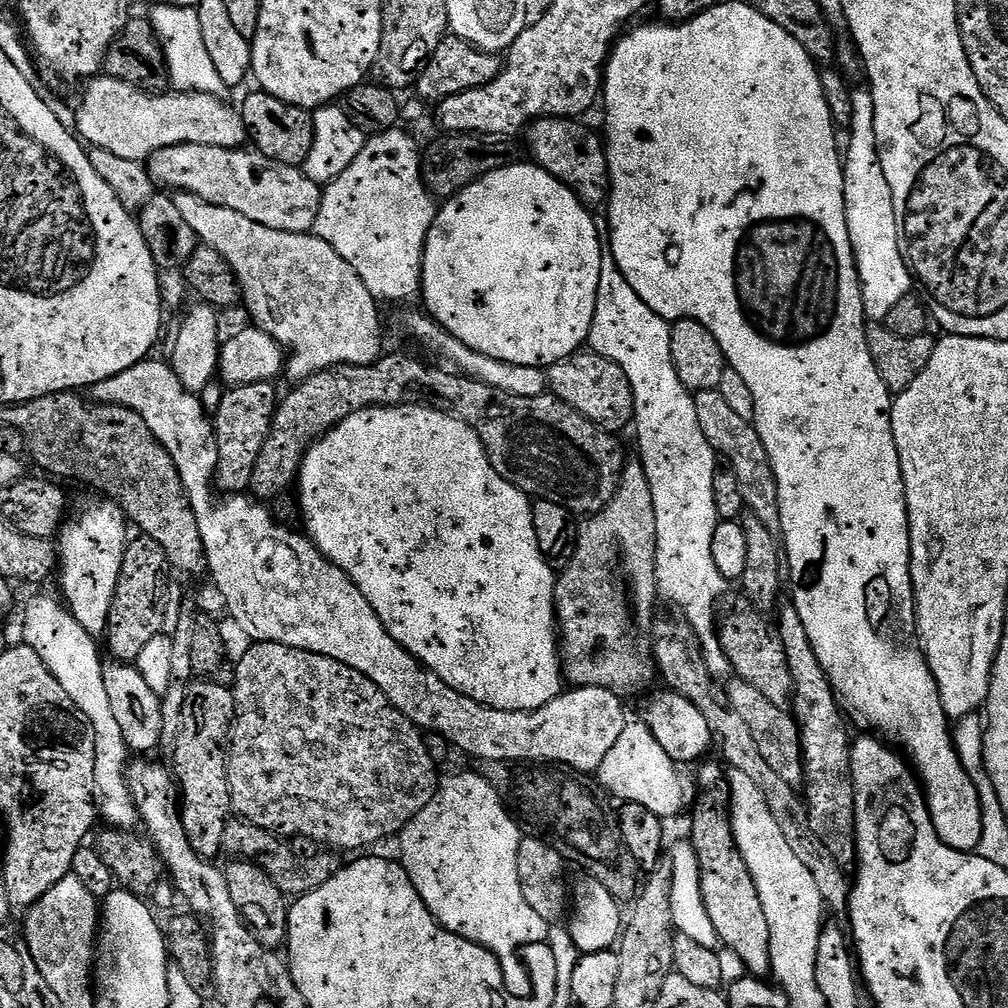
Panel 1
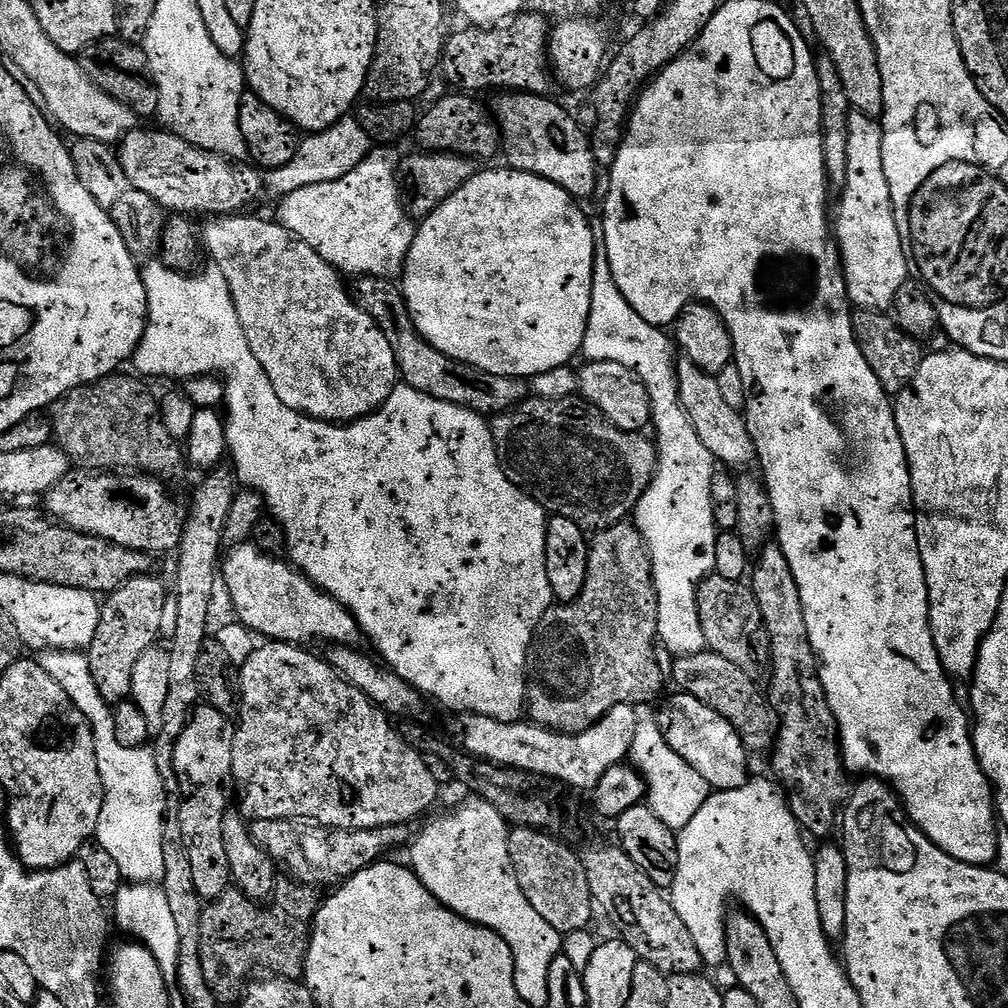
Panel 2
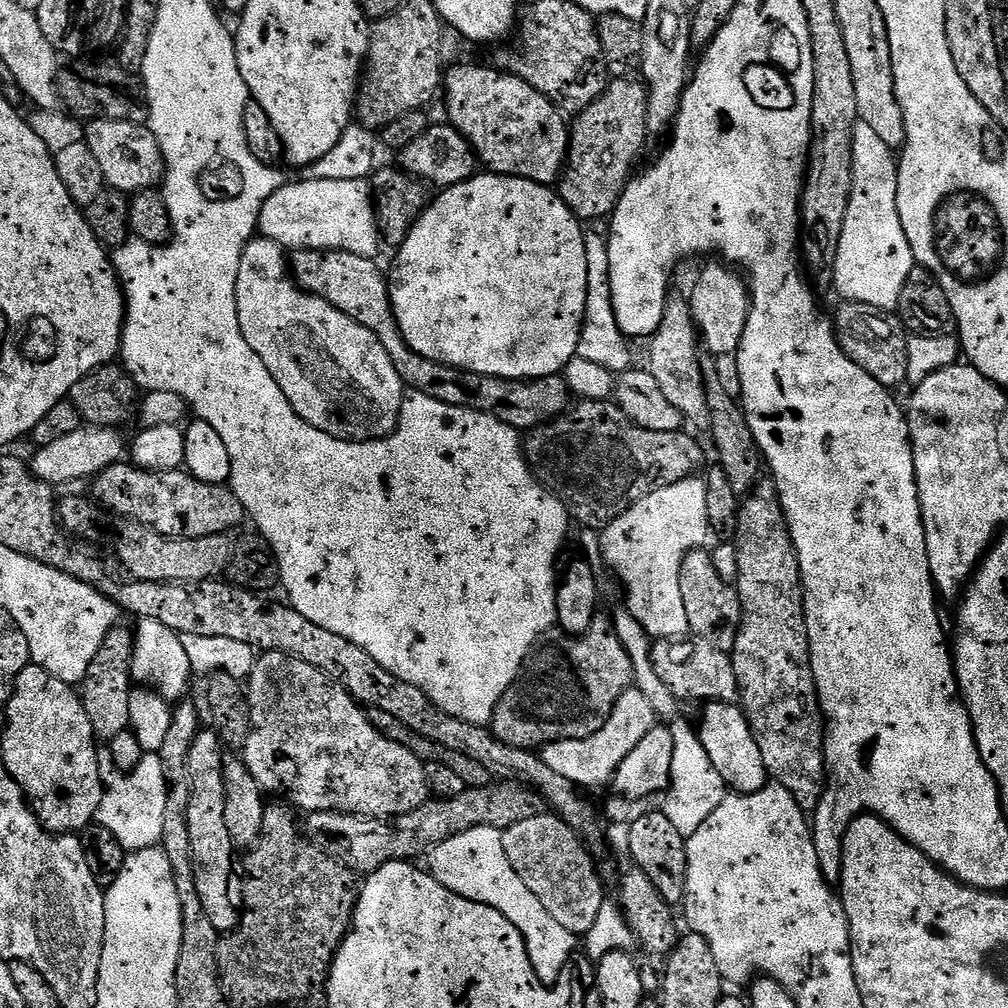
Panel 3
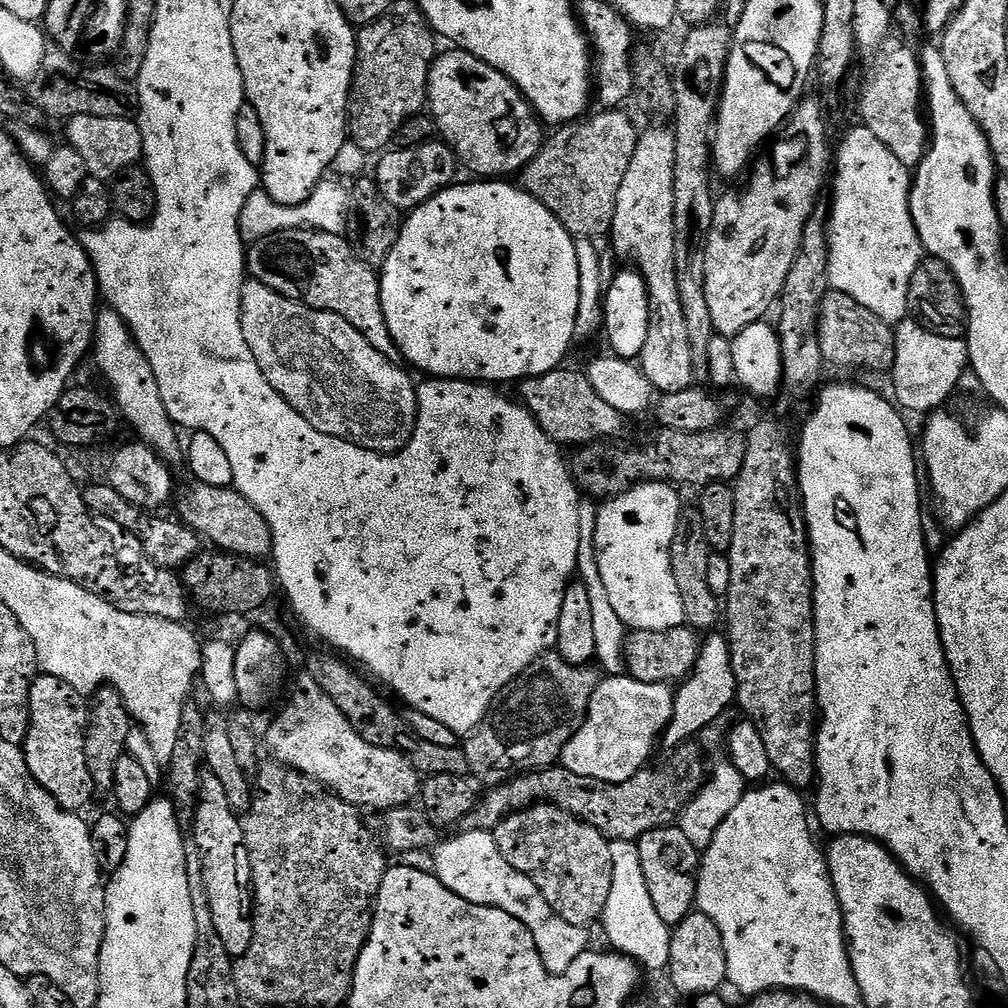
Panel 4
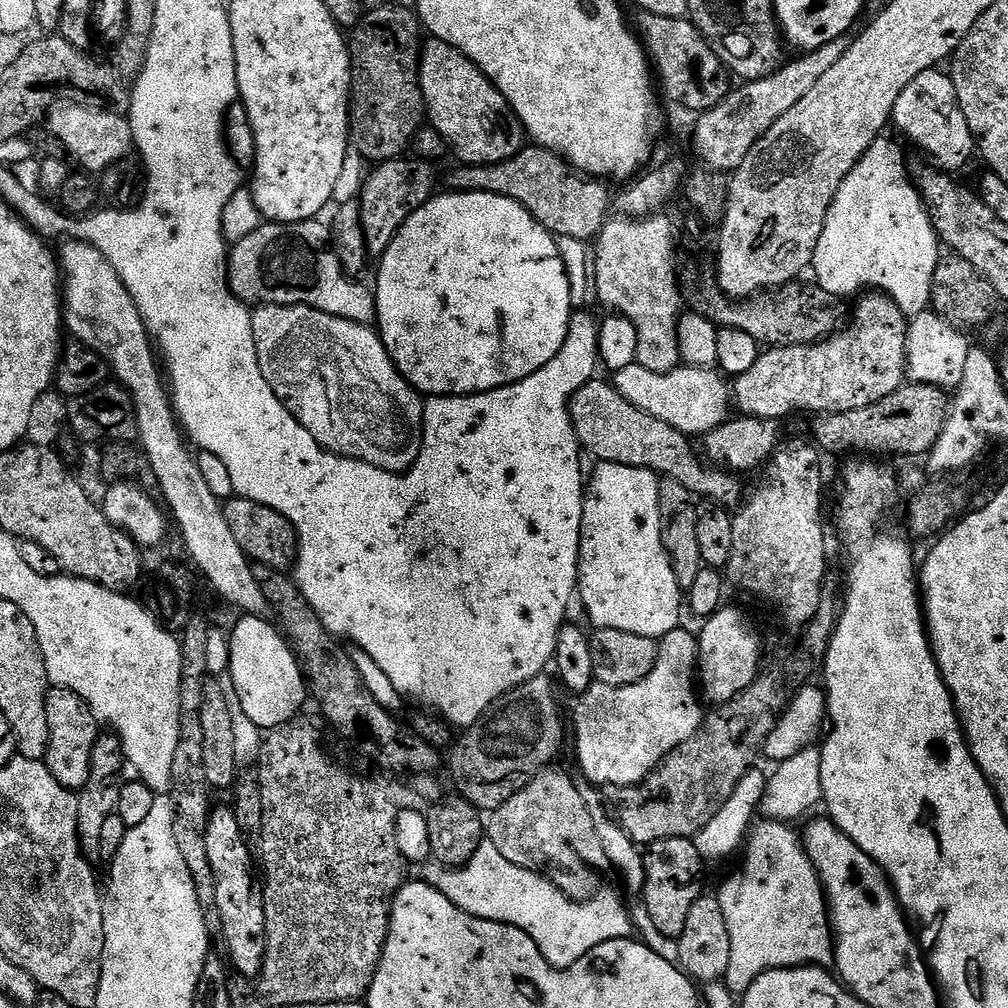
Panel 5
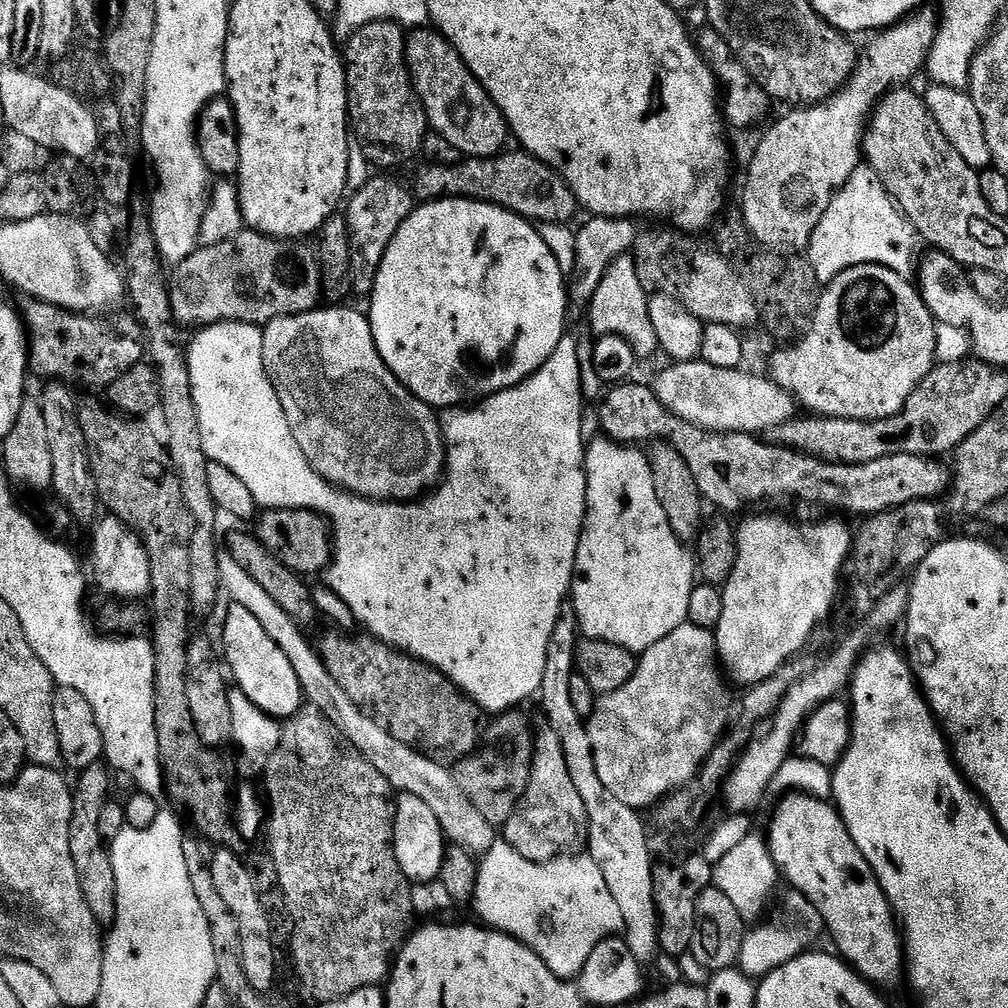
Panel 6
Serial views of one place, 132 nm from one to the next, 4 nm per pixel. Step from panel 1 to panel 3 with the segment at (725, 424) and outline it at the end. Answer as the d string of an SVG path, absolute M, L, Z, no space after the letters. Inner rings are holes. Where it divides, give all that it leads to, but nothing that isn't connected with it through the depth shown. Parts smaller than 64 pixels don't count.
M676 294L669 295L662 322L650 338L649 344L652 344L648 348L648 360L652 363L649 364L650 371L654 378L658 378L658 387L662 389L662 394L666 394L673 406L678 406L680 415L689 425L707 429L710 424L710 406L706 400L706 386L700 365L702 344L692 317L692 305L685 297L683 300Z

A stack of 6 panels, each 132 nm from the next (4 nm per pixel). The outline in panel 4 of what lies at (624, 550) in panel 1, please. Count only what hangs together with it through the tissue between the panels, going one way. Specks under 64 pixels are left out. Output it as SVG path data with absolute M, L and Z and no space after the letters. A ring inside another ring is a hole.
M549 650L538 657L517 680L511 680L488 709L484 721L463 741L471 779L476 782L481 780L484 786L495 786L505 784L513 776L520 776L524 772L538 772L542 768L553 767L559 761L566 742L578 734L586 718L590 698L602 679L601 673L595 670L592 666L574 666L566 662L559 652Z

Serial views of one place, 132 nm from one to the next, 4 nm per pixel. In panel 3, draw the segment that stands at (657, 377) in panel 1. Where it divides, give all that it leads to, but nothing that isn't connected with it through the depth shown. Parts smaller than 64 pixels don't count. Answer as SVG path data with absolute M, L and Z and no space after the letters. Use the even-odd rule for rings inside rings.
M592 230L585 231L586 270L588 271L588 289L586 290L586 310L584 324L580 327L580 341L576 347L576 355L586 358L586 362L598 362L606 370L614 374L627 372L633 367L632 348L629 337L624 335L618 326L612 309L612 291L610 290L610 258L608 257L608 241L603 235ZM700 478L674 482L674 486L654 490L654 494L632 504L626 514L622 514L603 529L600 549L604 551L605 565L611 571L612 568L616 571L617 578L628 591L626 611L634 614L634 618L642 622L648 635L656 640L674 640L689 635L686 605L682 602L682 562L694 549L704 548L708 536L710 537L710 529L706 512L706 483Z

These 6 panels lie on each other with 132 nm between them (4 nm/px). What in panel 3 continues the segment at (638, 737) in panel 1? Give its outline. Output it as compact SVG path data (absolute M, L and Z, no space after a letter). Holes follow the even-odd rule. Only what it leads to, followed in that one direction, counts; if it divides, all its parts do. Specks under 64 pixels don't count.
M620 610L610 616L610 627L616 631L616 637L622 642L626 654L630 654L635 687L639 688L642 694L646 694L650 706L656 711L661 721L671 722L670 727L674 738L672 782L668 785L666 795L663 797L665 800L662 810L666 818L670 818L670 823L678 829L678 834L686 838L690 837L696 833L698 826L702 826L702 822L706 822L706 818L710 818L710 814L714 814L714 810L718 810L718 806L726 795L726 785L721 774L718 774L718 770L714 768L706 752L706 746L700 741L697 729L687 719L677 718L682 708L681 701L677 700L675 694L666 686L666 682L662 682L662 678L658 678L658 673L654 670L652 661L654 640L644 629L642 622L638 622L634 614ZM680 726L686 727L680 728Z

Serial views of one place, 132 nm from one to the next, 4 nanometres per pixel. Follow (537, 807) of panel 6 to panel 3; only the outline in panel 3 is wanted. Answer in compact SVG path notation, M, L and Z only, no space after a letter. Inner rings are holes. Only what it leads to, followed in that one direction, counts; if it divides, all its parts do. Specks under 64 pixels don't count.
M545 814L507 828L503 831L503 849L515 873L549 911L554 922L577 936L584 936L594 926L606 901L604 886L593 853L563 819Z

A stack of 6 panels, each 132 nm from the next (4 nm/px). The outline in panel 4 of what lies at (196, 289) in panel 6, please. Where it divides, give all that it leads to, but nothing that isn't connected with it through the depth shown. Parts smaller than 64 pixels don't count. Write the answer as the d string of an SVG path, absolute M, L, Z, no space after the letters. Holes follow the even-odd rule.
M299 228L264 238L247 249L246 272L251 279L262 282L262 286L270 286L270 290L294 302L338 314L362 333L378 354L395 364L401 363L398 346L386 326L377 269L361 260L344 236Z

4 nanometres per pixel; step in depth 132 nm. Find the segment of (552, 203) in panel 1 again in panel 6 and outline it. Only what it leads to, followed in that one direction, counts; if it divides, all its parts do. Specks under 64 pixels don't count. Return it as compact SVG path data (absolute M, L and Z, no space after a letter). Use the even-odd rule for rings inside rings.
M434 200L413 207L410 218L398 226L398 234L394 234L394 242L390 242L390 250L386 250L386 258L382 258L370 303L372 312L367 313L368 323L372 326L374 342L378 346L378 354L382 354L382 362L386 362L388 369L433 410L447 410L465 402L479 402L485 396L513 388L530 378L530 374L537 372L548 361L550 354L558 350L558 342L562 342L566 335L564 319L570 311L566 274L558 266L554 254L550 254L550 246L542 242L537 225L515 216L513 212L507 212L505 208L477 200Z

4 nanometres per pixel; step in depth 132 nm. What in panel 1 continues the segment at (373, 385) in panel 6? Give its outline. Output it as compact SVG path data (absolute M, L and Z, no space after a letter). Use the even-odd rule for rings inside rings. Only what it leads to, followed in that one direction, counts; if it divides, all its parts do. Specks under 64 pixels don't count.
M178 192L172 196L174 206L186 218L190 230L194 230L201 245L218 250L222 258L234 270L236 281L240 283L243 307L248 307L252 315L251 323L261 328L270 338L283 346L290 354L286 360L286 376L301 382L308 380L316 372L327 368L337 368L341 364L350 366L370 366L385 355L384 340L380 337L381 305L366 290L362 278L354 274L354 266L346 262L322 237L306 232L270 230L270 226L258 226L243 214L226 210L226 206L214 206L189 192Z

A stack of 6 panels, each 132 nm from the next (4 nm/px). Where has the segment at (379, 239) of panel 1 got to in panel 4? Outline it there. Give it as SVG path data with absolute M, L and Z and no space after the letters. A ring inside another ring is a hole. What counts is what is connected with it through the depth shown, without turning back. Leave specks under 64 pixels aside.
M325 178L314 190L314 194L306 202L298 206L282 206L282 202L274 202L270 194L257 190L246 200L240 215L240 237L245 245L251 246L264 238L277 236L288 230L309 228L315 232L325 232L335 236L344 236L348 231L348 194L349 189L343 188L336 178Z

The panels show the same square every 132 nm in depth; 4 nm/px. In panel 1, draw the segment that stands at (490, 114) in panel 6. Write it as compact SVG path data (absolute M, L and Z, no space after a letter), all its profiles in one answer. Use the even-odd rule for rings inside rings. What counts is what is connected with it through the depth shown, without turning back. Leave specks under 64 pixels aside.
M547 116L545 120L536 120L527 129L526 148L531 159L550 174L554 174L554 178L565 184L582 201L585 208L596 210L599 204L601 207L607 201L608 193L612 191L608 154L605 141L580 123L584 122L563 116Z

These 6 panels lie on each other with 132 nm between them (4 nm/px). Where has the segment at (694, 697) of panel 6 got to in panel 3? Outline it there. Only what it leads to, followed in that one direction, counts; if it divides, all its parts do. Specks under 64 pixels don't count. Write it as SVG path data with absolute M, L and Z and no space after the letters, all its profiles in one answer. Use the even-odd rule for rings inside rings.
M633 686L618 698L606 726L598 730L598 734L590 734L585 740L559 740L553 744L546 744L542 749L542 755L546 766L570 778L570 782L579 784L581 789L596 788L599 784L611 785L612 775L622 766L622 760L646 734L650 734L652 728L657 727L658 717L656 711L650 706L646 694L642 694L639 688Z

